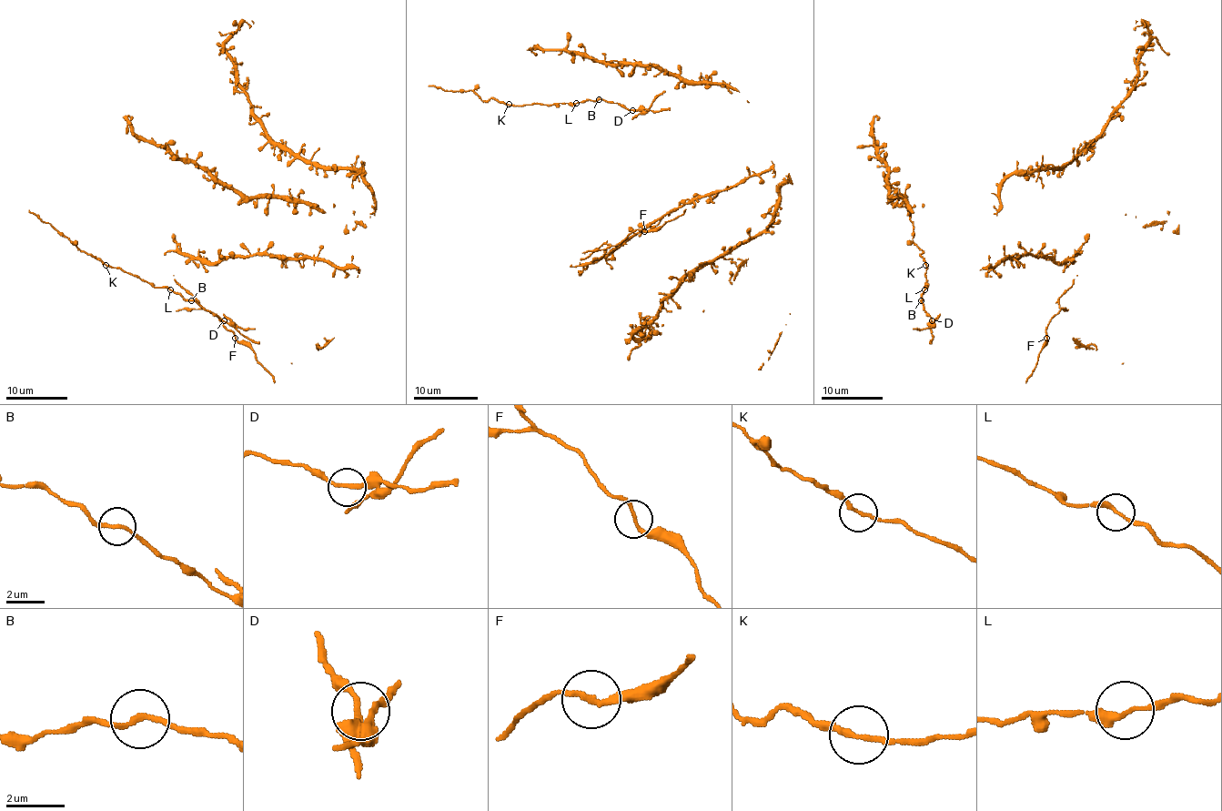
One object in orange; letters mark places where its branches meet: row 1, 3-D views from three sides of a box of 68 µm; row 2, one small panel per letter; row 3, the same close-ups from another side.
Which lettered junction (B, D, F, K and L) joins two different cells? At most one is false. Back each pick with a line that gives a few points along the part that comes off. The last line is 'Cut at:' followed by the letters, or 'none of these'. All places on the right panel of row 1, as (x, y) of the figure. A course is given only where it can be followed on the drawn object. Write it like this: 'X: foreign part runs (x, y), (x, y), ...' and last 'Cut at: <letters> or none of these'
Cut at: none of these

